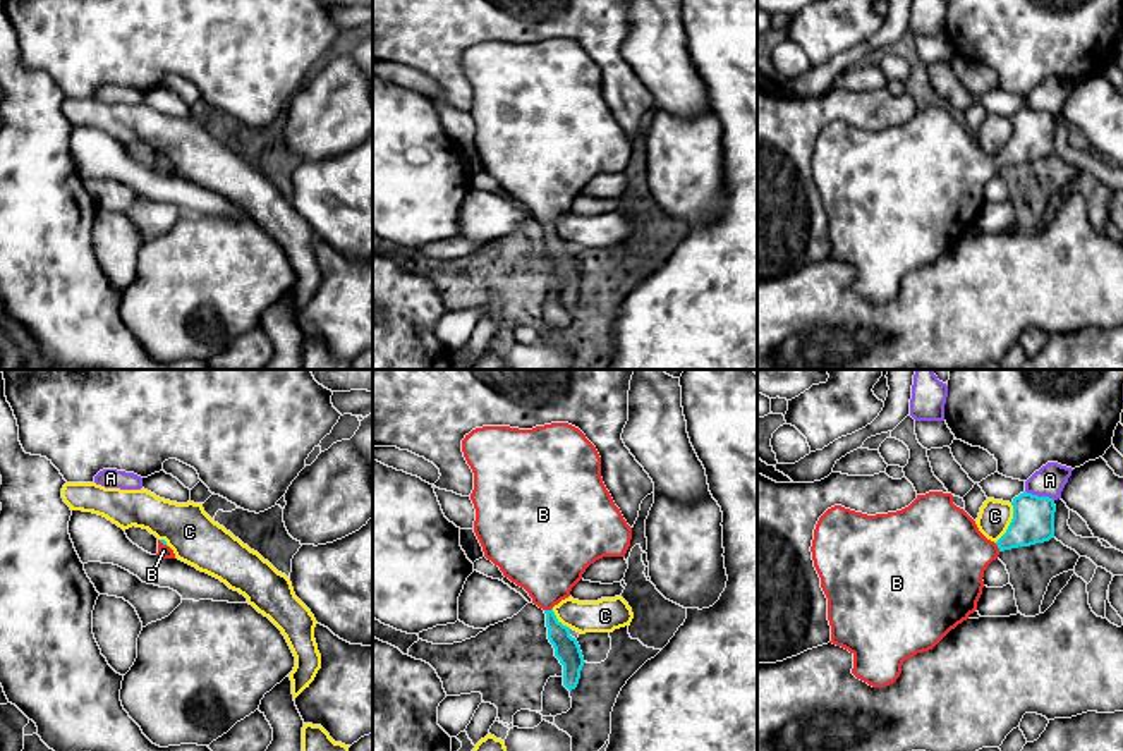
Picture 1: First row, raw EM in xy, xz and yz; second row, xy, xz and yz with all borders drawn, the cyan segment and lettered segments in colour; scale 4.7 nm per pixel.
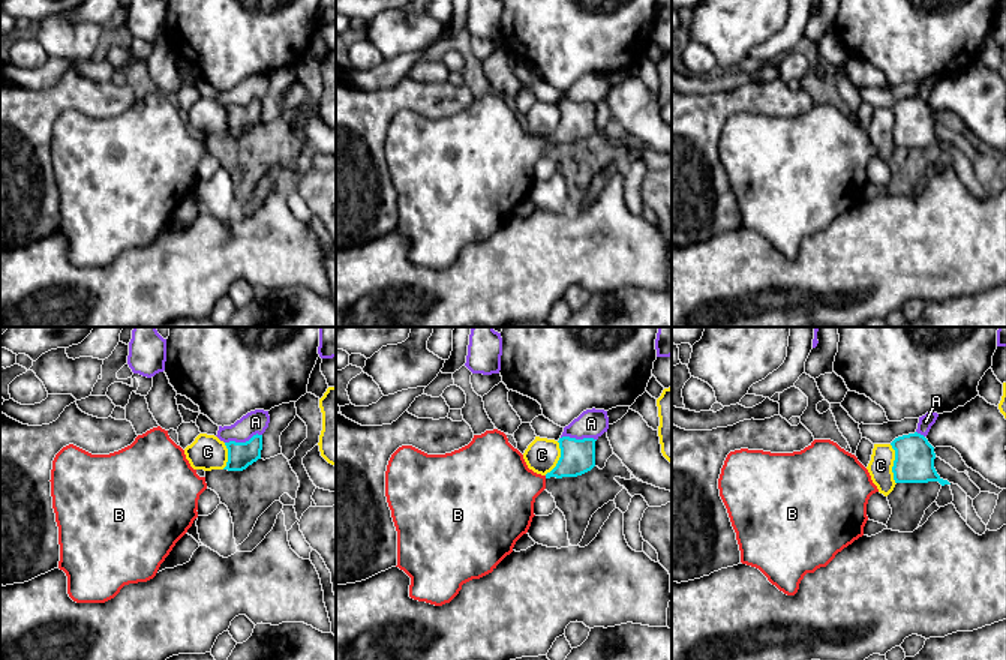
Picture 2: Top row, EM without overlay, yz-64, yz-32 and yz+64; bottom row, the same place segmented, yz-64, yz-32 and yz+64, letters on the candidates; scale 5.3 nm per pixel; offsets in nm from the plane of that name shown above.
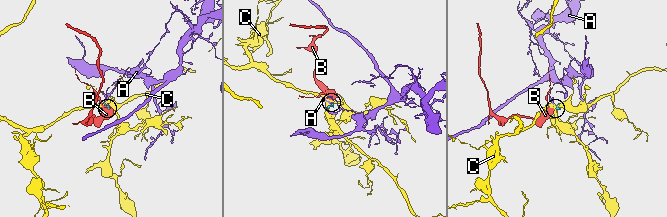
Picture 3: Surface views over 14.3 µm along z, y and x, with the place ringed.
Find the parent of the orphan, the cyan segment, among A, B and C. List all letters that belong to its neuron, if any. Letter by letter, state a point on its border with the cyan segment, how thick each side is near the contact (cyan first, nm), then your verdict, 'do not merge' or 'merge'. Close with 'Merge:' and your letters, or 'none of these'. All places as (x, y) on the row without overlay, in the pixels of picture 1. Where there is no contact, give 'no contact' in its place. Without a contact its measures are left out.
A: meets cyan in yz at (1039, 112); 190 nm thick on the cyan side, 150 nm on the other; do not merge
B: meets cyan in xz at (548, 225); 120 nm thick on the cyan side, 360 nm on the other; merge
C: meets cyan in yz at (1010, 138); 190 nm thick on the cyan side, 150 nm on the other; do not merge
Merge: B

